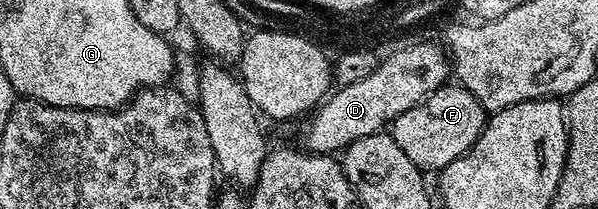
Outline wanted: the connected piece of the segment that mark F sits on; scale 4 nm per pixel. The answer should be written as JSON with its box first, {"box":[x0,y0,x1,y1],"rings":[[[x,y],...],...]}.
{"box":[390,86,485,174],"rings":[[[445,86],[431,92],[418,106],[398,114],[398,118],[390,125],[390,131],[394,142],[402,146],[406,158],[410,158],[414,166],[418,166],[425,173],[436,174],[441,168],[450,166],[450,162],[454,162],[468,152],[470,146],[474,146],[474,142],[482,134],[485,119],[484,107],[478,102],[478,98],[474,98],[474,94],[470,94],[465,88],[459,86]]]}

